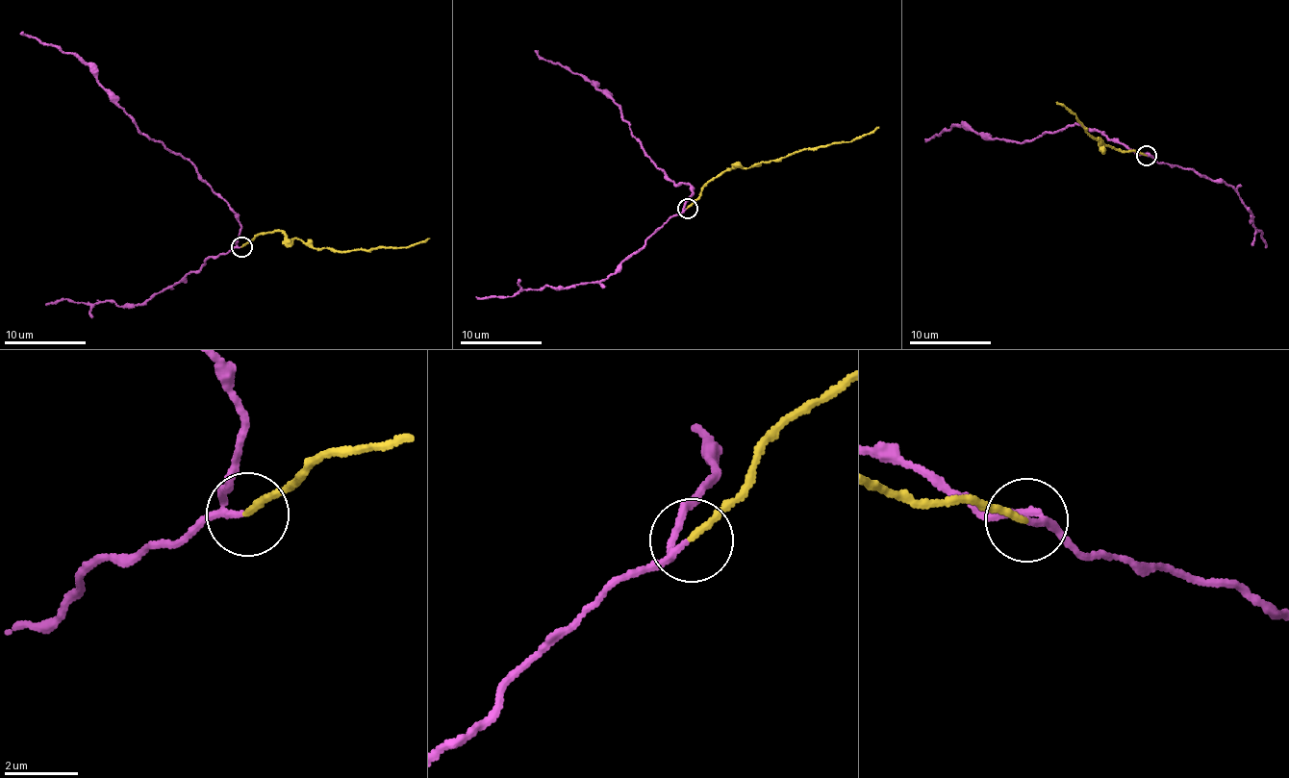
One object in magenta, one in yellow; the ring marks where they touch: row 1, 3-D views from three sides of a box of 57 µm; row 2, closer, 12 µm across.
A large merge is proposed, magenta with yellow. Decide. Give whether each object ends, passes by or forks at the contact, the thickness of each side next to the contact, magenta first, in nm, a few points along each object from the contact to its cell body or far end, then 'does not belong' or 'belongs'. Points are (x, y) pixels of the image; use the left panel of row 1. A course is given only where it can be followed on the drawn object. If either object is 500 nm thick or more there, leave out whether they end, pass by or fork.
magenta passes by; yellow ends; calibres 110 and 170 nm; course magenta (240, 248), (236, 243), (240, 229), (239, 216), (188, 159), (143, 134), (74, 55), (19, 34); course yellow (242, 248), (259, 233), (279, 231), (288, 238), (300, 238), (316, 248), (337, 250), (405, 246), (429, 238); belongs

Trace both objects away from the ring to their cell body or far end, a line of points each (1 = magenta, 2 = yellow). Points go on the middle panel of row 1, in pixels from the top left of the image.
1: (686, 209), (682, 209), (684, 199), (693, 188), (673, 182), (644, 154), (610, 94), (534, 51)
2: (688, 208), (710, 181), (731, 168), (749, 168), (802, 149), (852, 142), (878, 128)

